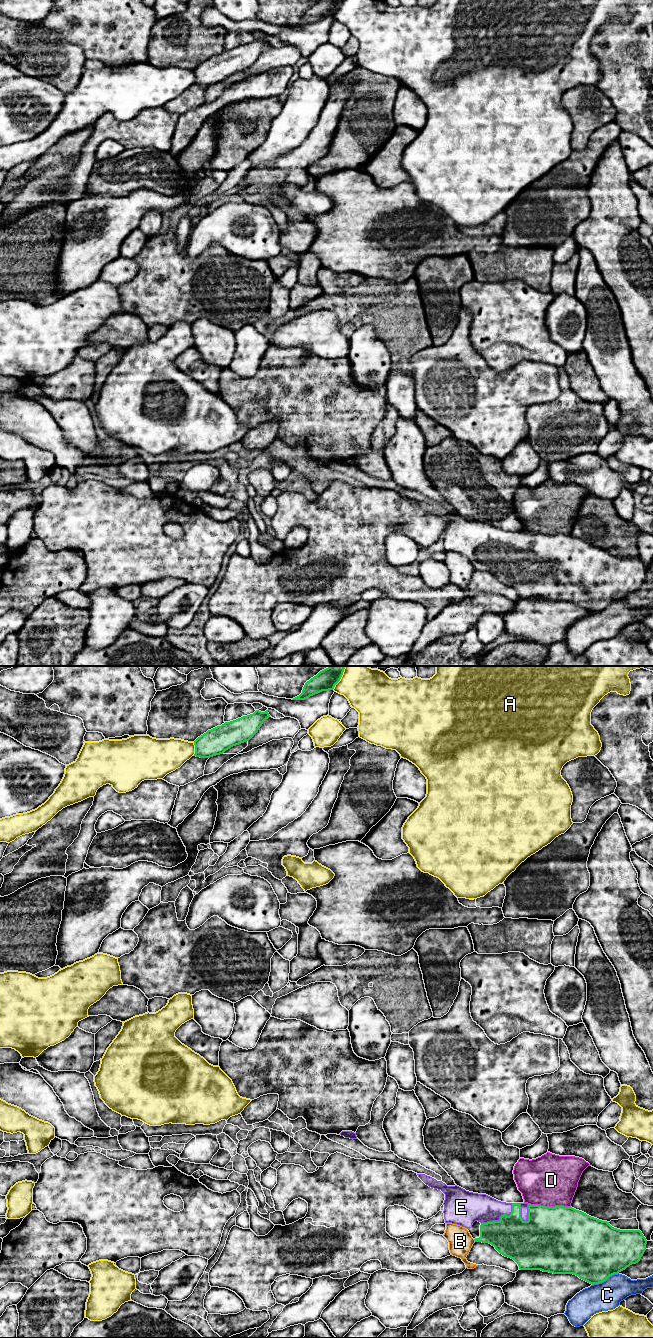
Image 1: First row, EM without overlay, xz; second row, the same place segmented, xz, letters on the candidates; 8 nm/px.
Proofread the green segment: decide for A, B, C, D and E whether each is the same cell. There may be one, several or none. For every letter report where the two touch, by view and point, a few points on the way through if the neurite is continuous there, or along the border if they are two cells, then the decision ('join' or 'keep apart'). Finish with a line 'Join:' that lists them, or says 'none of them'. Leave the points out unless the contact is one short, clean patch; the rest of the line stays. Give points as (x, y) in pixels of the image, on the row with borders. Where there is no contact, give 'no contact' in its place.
A: meets green in xz at (195, 749); keep apart
B: meets green in xz at (474, 1239); keep apart
C: meets green in xz at (605, 1280); border along xz (618, 1272), (592, 1285); keep apart
D: meets green in xz at (548, 1206); keep apart
E: meets green in xz at (500, 1217); join
Join: E

